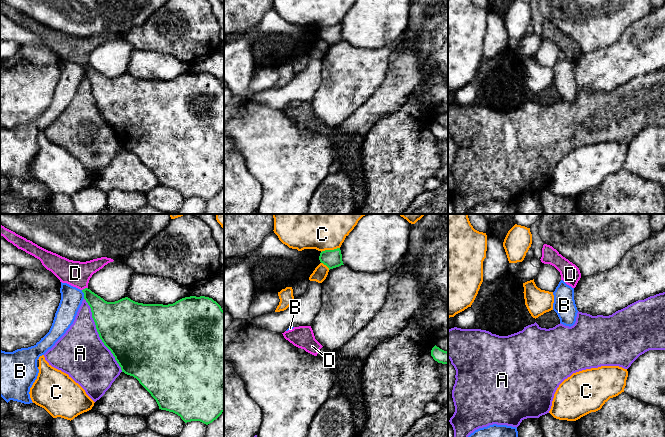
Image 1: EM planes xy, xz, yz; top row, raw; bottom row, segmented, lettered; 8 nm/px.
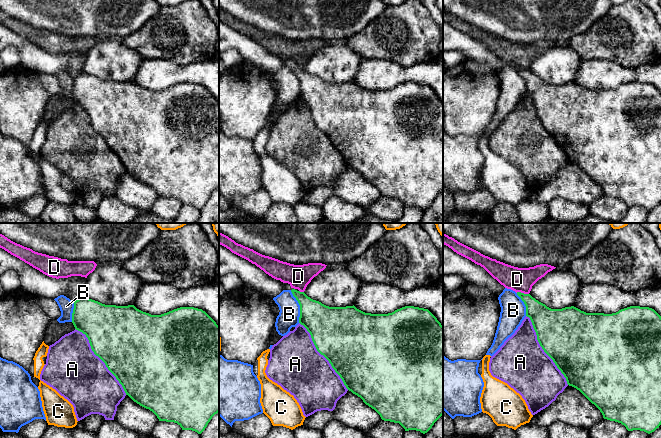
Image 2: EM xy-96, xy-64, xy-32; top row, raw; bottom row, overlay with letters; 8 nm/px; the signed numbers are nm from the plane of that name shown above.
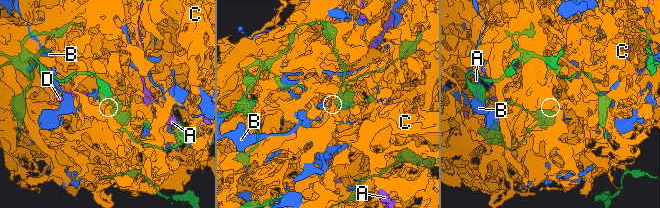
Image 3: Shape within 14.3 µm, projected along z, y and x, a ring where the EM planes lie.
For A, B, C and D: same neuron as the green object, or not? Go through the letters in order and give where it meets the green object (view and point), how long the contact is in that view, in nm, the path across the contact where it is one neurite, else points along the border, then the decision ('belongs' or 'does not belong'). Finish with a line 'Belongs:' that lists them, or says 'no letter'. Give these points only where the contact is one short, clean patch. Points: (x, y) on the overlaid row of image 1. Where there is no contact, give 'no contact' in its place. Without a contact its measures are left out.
A: xy (99, 335) | 650 nm | does not belong
B: xy (84, 294) | 80 nm | does not belong
C: xz (330, 250) | 160 nm | does not belong
D: xy (85, 288) | 50 nm | along xy (87, 287), (82, 290) | does not belong
Belongs: no letter

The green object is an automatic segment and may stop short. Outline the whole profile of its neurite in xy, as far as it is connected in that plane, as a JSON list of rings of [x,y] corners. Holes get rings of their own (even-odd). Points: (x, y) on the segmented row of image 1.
[[[88,288],[83,289],[82,292],[84,293],[84,299],[91,308],[92,318],[100,339],[113,354],[122,372],[136,378],[156,400],[159,409],[177,414],[185,423],[200,421],[206,425],[212,423],[224,412],[224,311],[216,301],[205,296],[190,296],[168,305],[143,304],[128,297],[115,302],[107,302]]]

